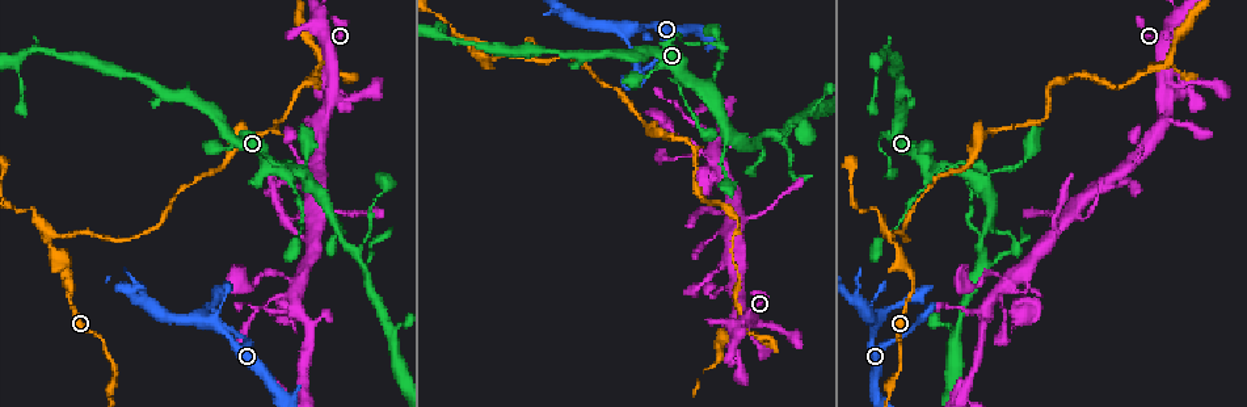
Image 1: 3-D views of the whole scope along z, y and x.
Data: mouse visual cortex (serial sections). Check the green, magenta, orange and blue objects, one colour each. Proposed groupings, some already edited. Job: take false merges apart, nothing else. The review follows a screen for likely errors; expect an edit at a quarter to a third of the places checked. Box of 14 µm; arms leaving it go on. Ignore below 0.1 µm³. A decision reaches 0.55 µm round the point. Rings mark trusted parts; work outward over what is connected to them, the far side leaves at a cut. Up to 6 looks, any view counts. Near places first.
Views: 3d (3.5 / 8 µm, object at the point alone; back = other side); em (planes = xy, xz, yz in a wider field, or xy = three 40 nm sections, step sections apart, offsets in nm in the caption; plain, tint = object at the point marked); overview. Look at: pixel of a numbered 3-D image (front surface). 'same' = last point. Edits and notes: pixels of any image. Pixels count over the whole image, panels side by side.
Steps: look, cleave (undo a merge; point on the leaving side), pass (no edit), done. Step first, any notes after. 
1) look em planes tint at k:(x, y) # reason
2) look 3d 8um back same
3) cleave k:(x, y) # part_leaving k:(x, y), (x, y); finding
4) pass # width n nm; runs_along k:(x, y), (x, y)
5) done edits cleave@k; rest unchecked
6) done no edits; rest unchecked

look 3d 8um back at 1:(773, 134) # sharp bend

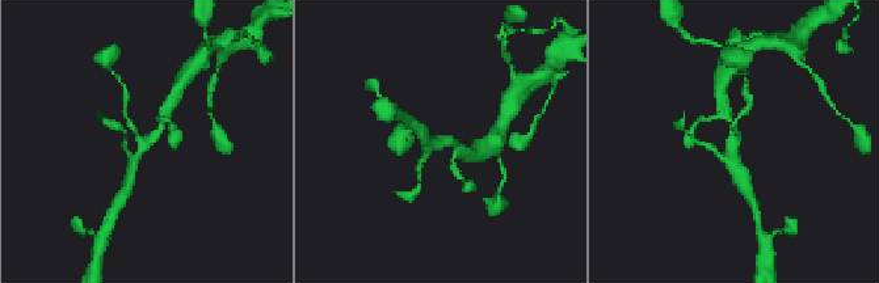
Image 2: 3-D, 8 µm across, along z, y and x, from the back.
look 3d 3.5um at 2:(737, 140) # closer look

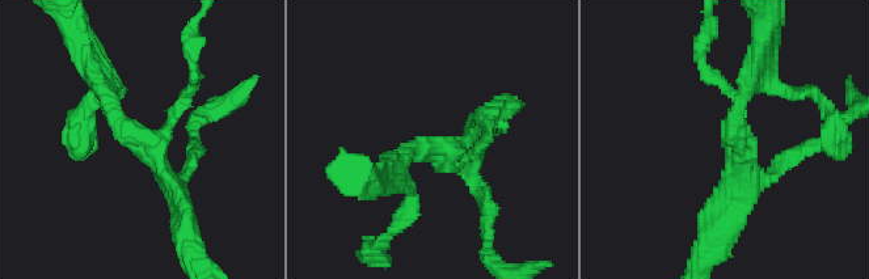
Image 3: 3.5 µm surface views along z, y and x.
look em xy step 3 tint at 3:(142, 143) # arms 3; arm_widths 150, 200, 300 nm; shape alone is not enough

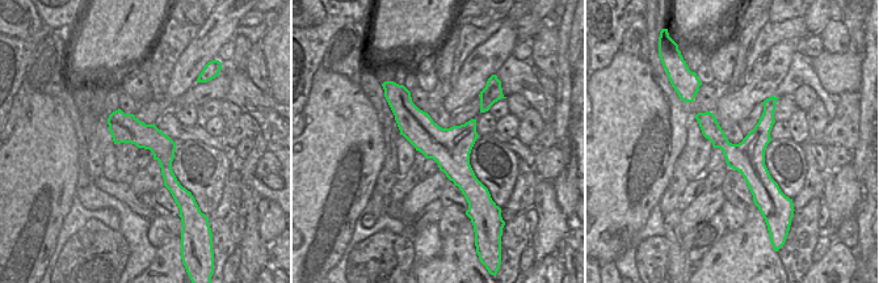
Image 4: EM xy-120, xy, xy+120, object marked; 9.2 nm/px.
pass # one cell here

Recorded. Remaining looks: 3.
look em xy step 2 tint at 1:(737, 207) # arms part here

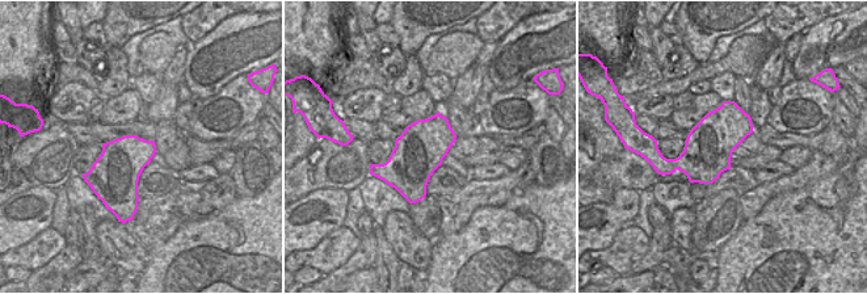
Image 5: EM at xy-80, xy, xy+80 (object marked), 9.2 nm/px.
look 3d 3.5um back same

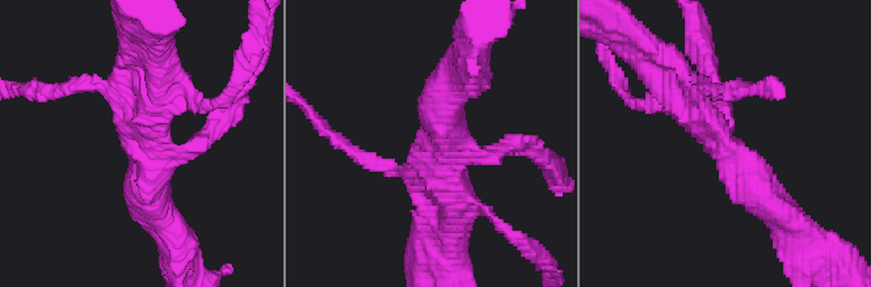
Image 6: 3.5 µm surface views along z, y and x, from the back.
pass # runs_along 6:(652, 68), (770, 206); all the same cell

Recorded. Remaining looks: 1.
done no edits; rest unchecked

